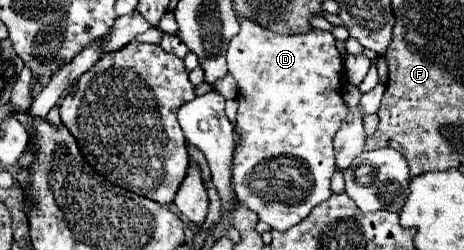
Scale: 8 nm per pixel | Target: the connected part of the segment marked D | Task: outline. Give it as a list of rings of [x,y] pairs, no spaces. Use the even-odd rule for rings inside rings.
[[[241,19],[241,31],[235,39],[231,39],[229,49],[227,49],[227,65],[229,65],[229,73],[235,77],[237,85],[239,85],[239,95],[237,95],[237,103],[239,103],[239,113],[237,113],[237,121],[235,125],[241,131],[241,145],[235,151],[233,157],[233,189],[237,195],[237,201],[247,205],[249,209],[253,209],[261,221],[269,223],[275,231],[287,231],[289,227],[301,223],[311,211],[313,207],[317,207],[319,203],[327,201],[331,197],[331,189],[329,189],[329,181],[335,173],[335,151],[333,151],[333,137],[343,121],[343,117],[347,115],[345,103],[343,103],[343,63],[341,63],[341,53],[335,47],[335,37],[327,31],[319,31],[319,29],[311,29],[305,35],[279,35],[273,33],[269,29],[263,29],[261,25],[249,21],[249,19]]]

